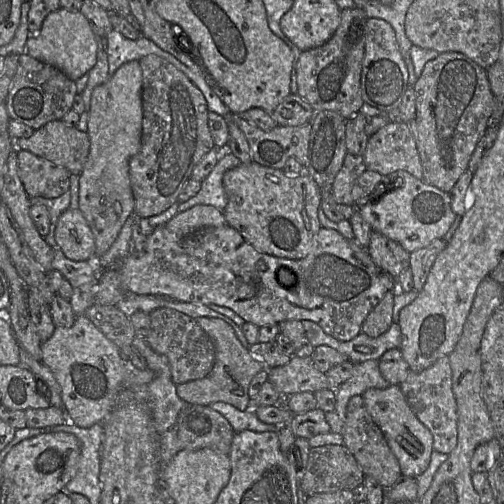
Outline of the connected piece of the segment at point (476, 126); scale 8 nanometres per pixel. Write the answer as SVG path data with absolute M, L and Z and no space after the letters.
M459 52L439 54L428 61L414 86L416 95L416 115L409 123L419 152L423 181L450 193L460 176L467 170L475 148L492 123L497 100L494 97L486 69Z

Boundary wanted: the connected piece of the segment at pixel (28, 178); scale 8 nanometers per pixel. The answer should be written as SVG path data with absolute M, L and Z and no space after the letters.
M18 149L16 157L19 178L30 198L42 196L52 185L71 175L66 168L26 150Z

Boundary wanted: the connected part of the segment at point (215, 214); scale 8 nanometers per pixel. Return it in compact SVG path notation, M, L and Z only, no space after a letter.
M195 205L178 212L165 227L178 237L186 237L198 230L227 225L222 211L210 205Z

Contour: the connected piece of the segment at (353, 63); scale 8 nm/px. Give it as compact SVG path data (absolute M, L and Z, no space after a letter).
M359 7L343 9L340 25L334 35L322 46L301 51L296 67L297 94L315 111L334 111L345 119L361 112L364 104L361 75L368 19L365 11Z

